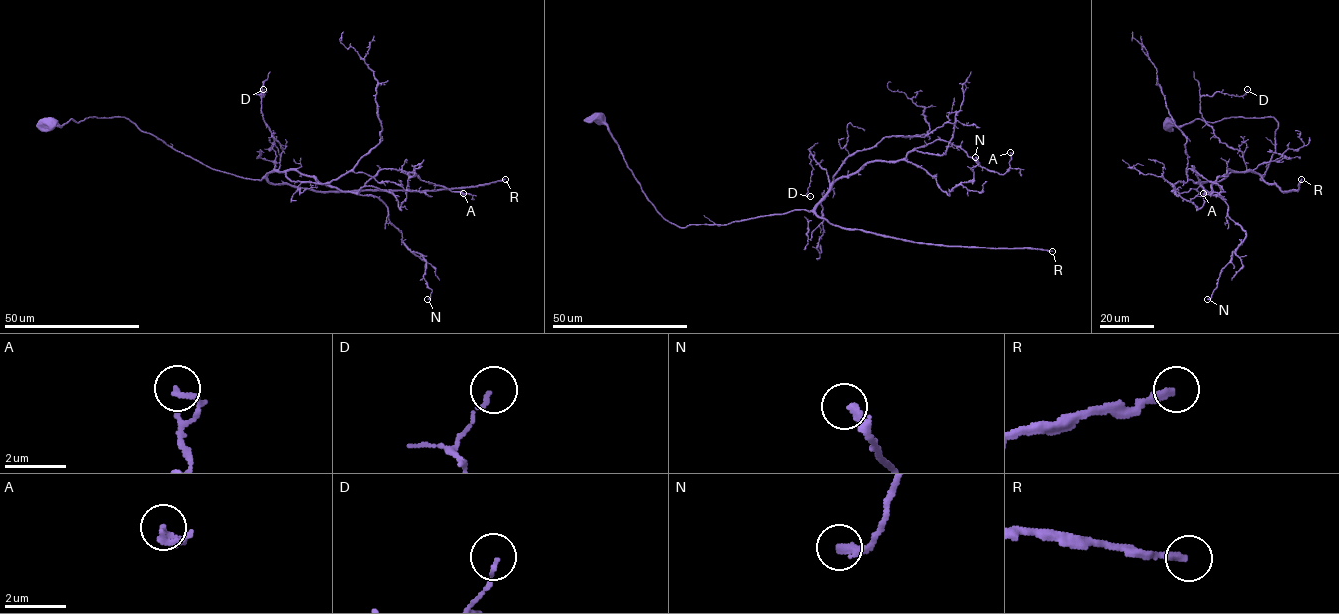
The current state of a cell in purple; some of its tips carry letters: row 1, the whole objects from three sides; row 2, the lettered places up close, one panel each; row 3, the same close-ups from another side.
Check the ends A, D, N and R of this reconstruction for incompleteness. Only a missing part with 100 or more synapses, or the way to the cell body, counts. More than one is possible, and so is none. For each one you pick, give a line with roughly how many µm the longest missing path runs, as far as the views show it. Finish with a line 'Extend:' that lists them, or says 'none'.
R: 250 µm
Extend: R

